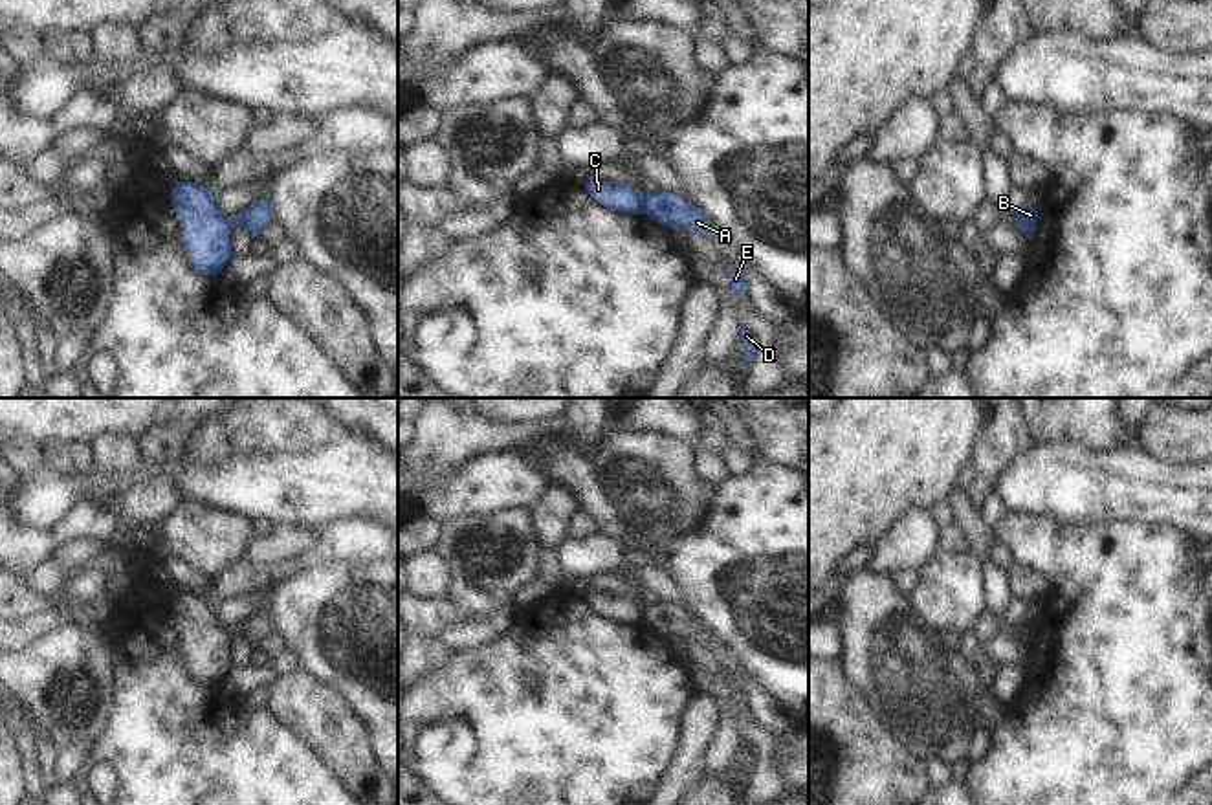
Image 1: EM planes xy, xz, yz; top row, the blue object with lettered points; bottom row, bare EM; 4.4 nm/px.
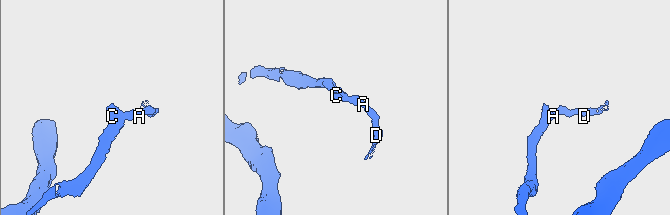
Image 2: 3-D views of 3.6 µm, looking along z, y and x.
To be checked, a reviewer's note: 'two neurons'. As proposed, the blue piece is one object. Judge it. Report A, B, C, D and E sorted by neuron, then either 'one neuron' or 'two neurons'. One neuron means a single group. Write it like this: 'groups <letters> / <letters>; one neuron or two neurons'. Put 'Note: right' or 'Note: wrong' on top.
Note: right
groups A B D E / C; two neurons

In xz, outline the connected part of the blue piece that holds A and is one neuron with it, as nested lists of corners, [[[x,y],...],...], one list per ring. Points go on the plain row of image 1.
[[[658,600],[653,605],[645,605],[644,625],[669,640],[682,638],[713,653],[704,623],[677,603]]]

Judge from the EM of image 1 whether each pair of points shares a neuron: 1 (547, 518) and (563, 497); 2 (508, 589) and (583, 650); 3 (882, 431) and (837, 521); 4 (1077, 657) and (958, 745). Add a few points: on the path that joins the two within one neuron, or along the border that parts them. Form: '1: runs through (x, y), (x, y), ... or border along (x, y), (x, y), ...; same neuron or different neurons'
1: runs through (552, 512), (560, 503); same neuron
2: border along (538, 591), (519, 607); different neurons
3: runs through (873, 453), (837, 490), (837, 499); same neuron
4: border along (987, 730), (976, 754); different neurons

